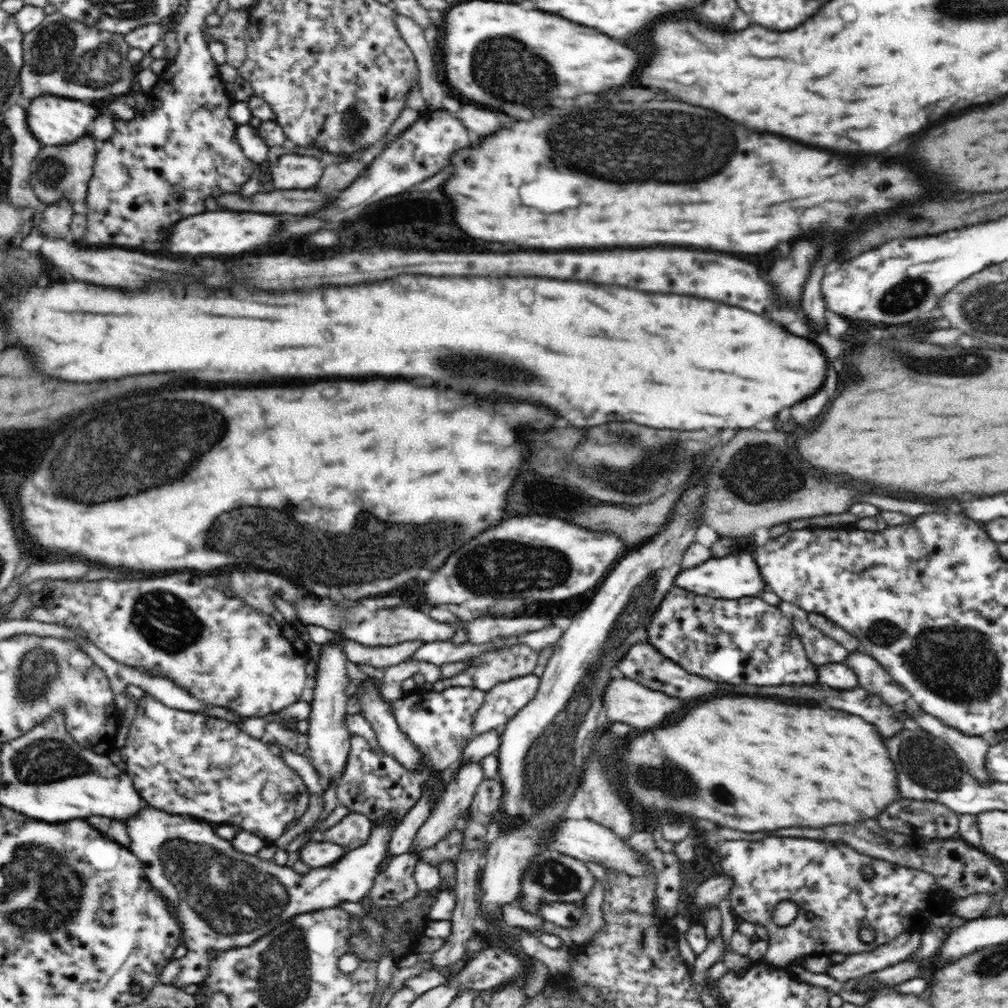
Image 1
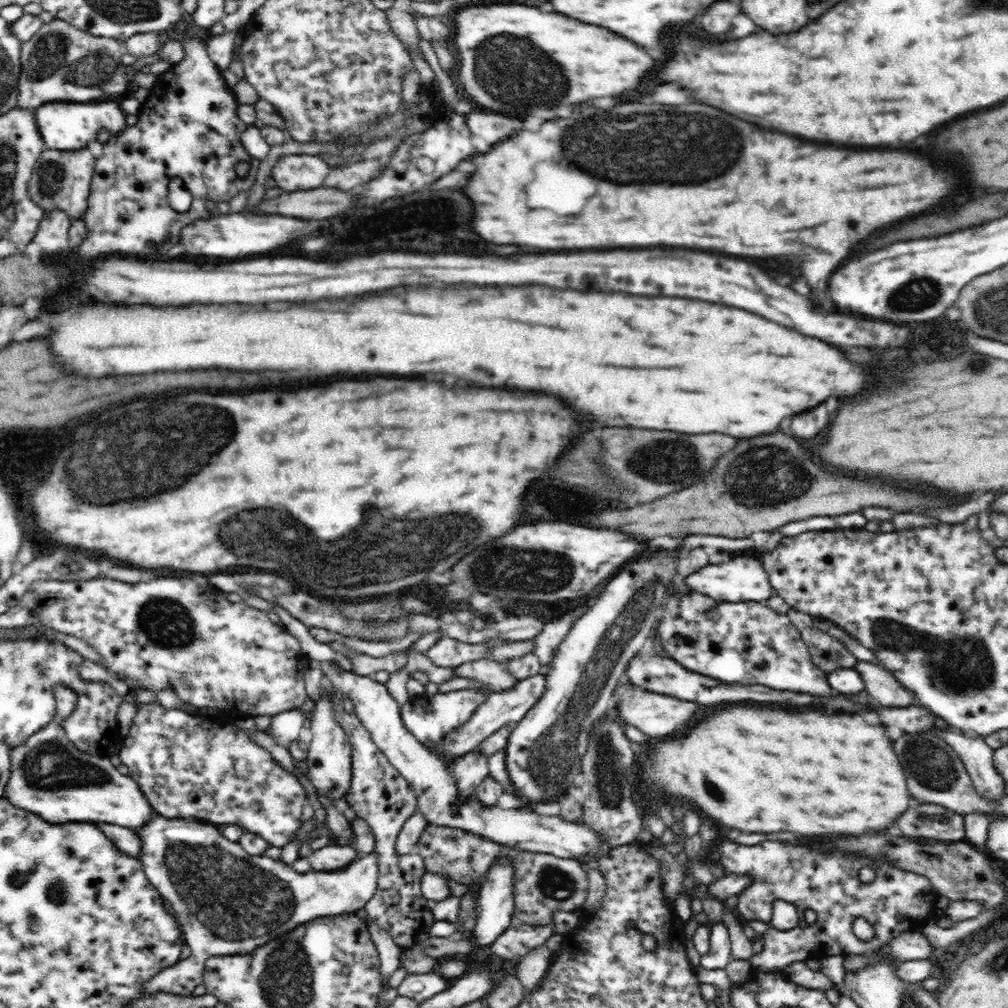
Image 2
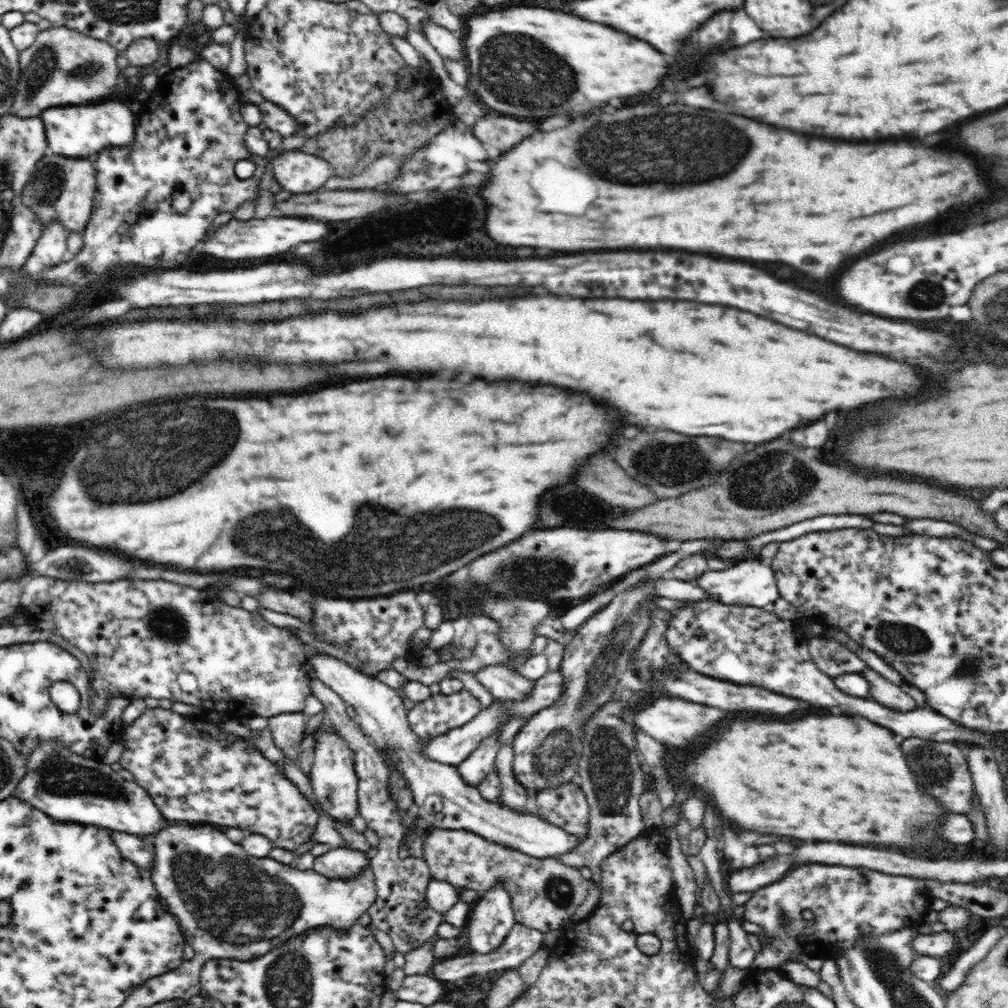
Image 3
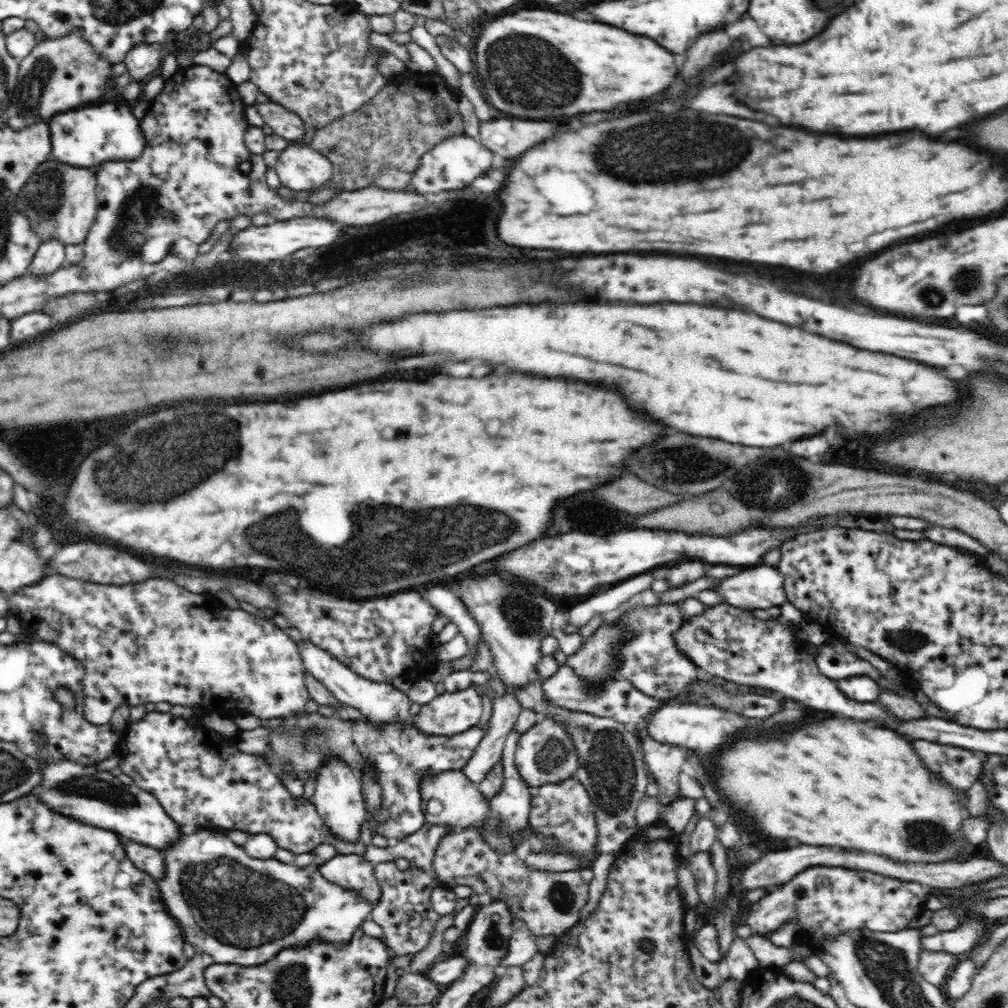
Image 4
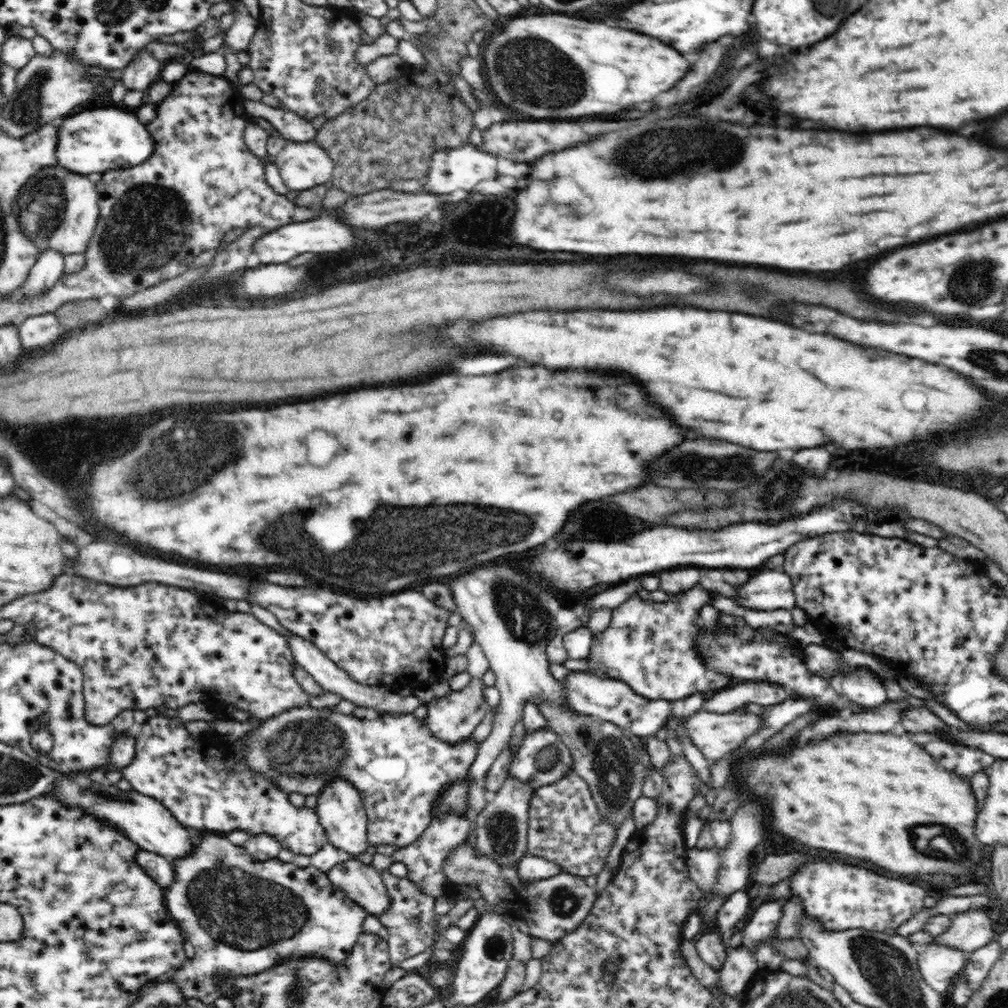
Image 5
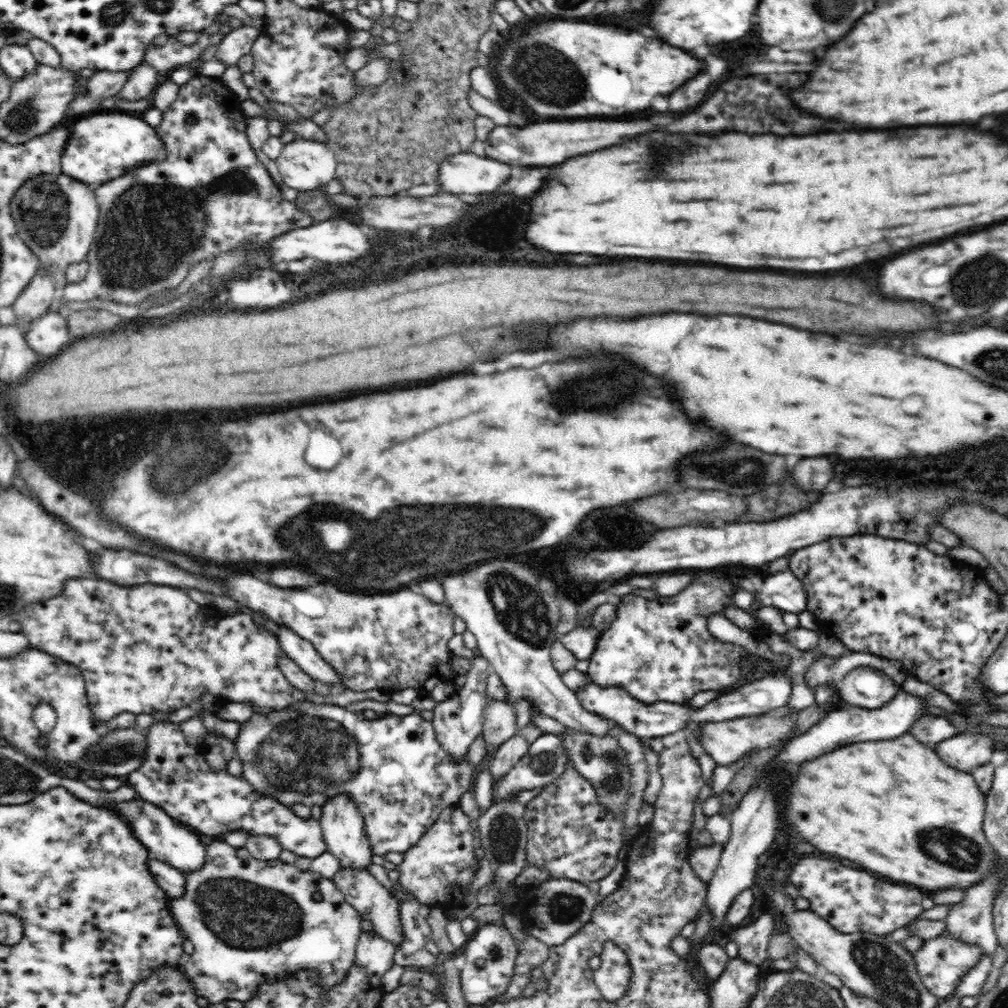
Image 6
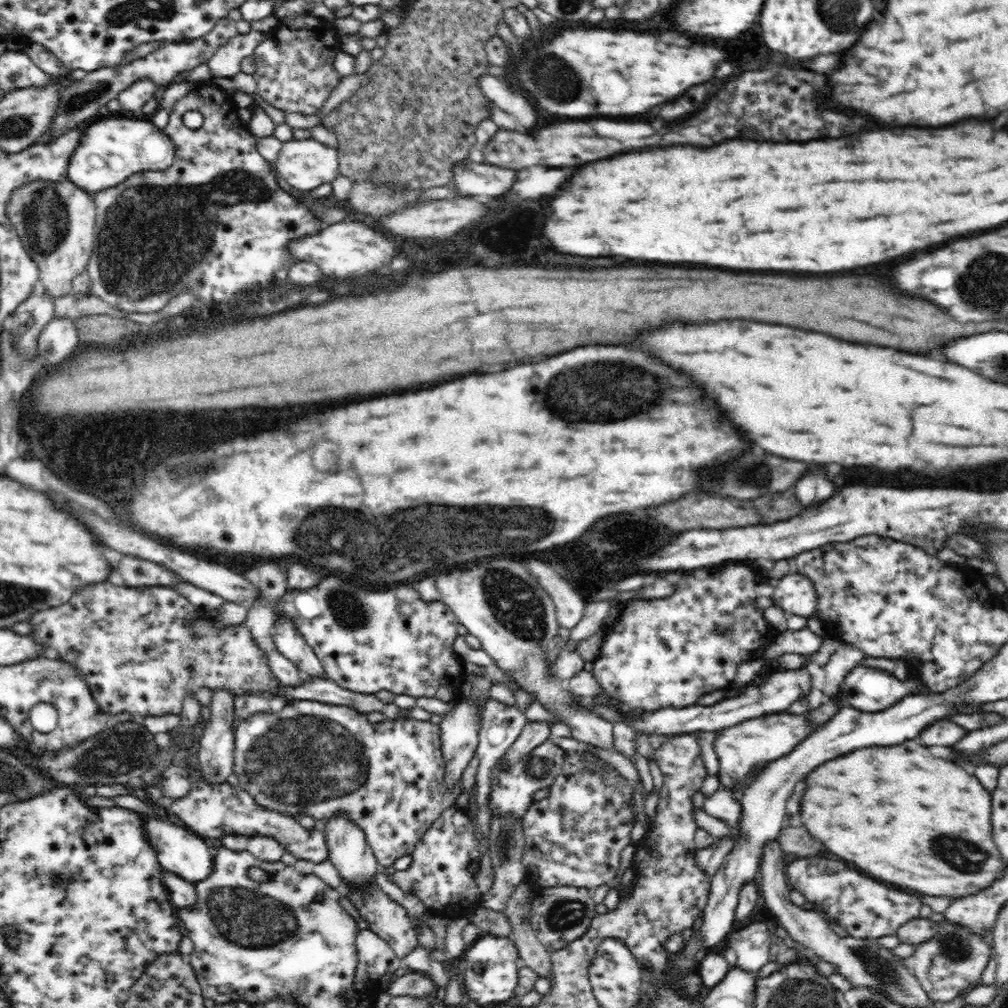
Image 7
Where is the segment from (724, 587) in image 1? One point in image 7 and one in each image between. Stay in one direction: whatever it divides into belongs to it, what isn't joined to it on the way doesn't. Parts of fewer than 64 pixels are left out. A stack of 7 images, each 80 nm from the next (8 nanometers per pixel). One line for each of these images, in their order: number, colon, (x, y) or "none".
2: (744, 578)
3: (751, 582)
4: (761, 587)
5: (772, 589)
6: (783, 590)
7: (795, 594)

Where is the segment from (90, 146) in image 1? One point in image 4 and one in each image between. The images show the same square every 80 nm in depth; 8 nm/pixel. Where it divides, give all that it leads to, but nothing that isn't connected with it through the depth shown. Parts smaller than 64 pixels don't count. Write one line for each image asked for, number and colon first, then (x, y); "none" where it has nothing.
2: (61, 180)
3: (63, 189)
4: (62, 199)

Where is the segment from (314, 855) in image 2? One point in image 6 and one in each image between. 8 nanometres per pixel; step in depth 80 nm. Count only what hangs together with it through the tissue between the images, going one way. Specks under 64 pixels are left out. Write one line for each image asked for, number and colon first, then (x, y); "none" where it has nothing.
3: (343, 862)
4: (351, 871)
5: (361, 883)
6: (361, 889)

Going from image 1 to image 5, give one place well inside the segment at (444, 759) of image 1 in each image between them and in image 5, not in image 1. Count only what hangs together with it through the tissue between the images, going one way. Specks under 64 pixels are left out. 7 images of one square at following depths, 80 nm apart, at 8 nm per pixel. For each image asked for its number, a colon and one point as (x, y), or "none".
2: (428, 718)
3: (440, 713)
4: (449, 713)
5: (452, 718)

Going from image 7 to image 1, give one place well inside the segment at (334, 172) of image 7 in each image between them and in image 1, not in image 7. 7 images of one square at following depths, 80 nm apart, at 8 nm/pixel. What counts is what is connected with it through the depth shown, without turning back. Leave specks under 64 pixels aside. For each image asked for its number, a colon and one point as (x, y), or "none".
1: (291, 171)
2: (294, 172)
3: (297, 172)
4: (300, 168)
5: (302, 166)
6: (304, 165)

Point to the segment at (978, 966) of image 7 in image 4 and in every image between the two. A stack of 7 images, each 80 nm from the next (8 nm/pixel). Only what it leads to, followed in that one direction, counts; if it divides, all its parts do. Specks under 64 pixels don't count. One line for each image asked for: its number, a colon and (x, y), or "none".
4: (935, 967)
5: (940, 965)
6: (941, 962)

